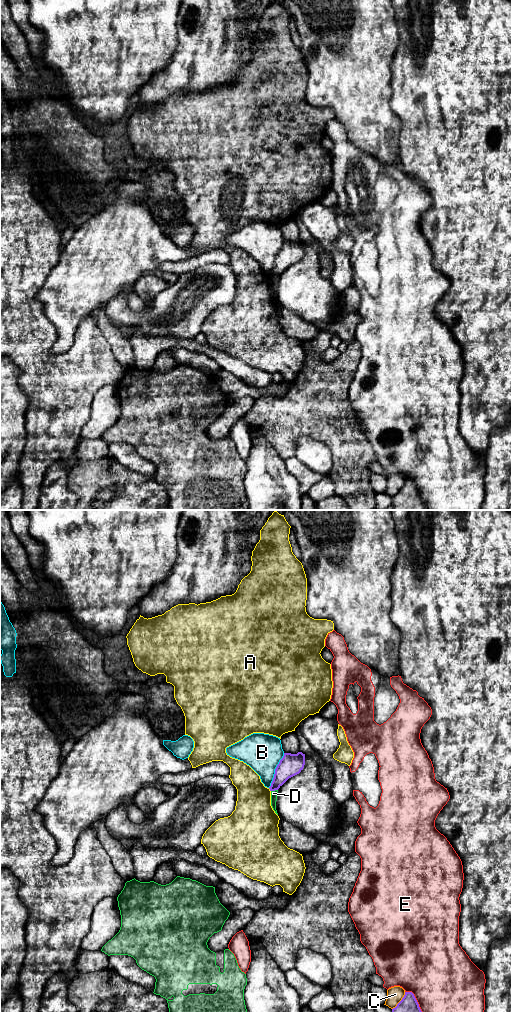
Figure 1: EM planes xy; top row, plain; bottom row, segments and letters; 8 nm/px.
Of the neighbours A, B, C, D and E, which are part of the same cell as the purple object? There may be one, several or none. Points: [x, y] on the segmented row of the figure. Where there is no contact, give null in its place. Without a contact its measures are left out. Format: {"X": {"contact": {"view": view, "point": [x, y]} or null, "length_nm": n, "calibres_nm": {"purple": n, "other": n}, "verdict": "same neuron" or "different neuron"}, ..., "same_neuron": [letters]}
{"A": {"contact": {"view": "xy", "point": [270, 790]}, "length_nm": 40, "calibres_nm": {"purple": 170, "other": 320}, "verdict": "different neuron"}, "B": {"contact": {"view": "xy", "point": [275, 770]}, "length_nm": 300, "calibres_nm": {"purple": 180, "other": 300}, "verdict": "different neuron"}, "C": {"contact": {"view": "xy", "point": [400, 1001]}, "length_nm": 180, "calibres_nm": {"purple": 130, "other": 130}, "verdict": "different neuron"}, "D": {"contact": {"view": "xy", "point": [274, 790]}, "length_nm": 60, "calibres_nm": {"purple": 180, "other": 50}, "verdict": "different neuron"}, "E": {"contact": {"view": "xy", "point": [415, 999]}, "length_nm": 220, "calibres_nm": {"purple": 130, "other": 480}, "verdict": "different neuron"}, "same_neuron": []}

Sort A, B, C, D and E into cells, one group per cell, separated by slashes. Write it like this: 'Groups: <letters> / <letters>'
Groups: A / B / C / D / E

